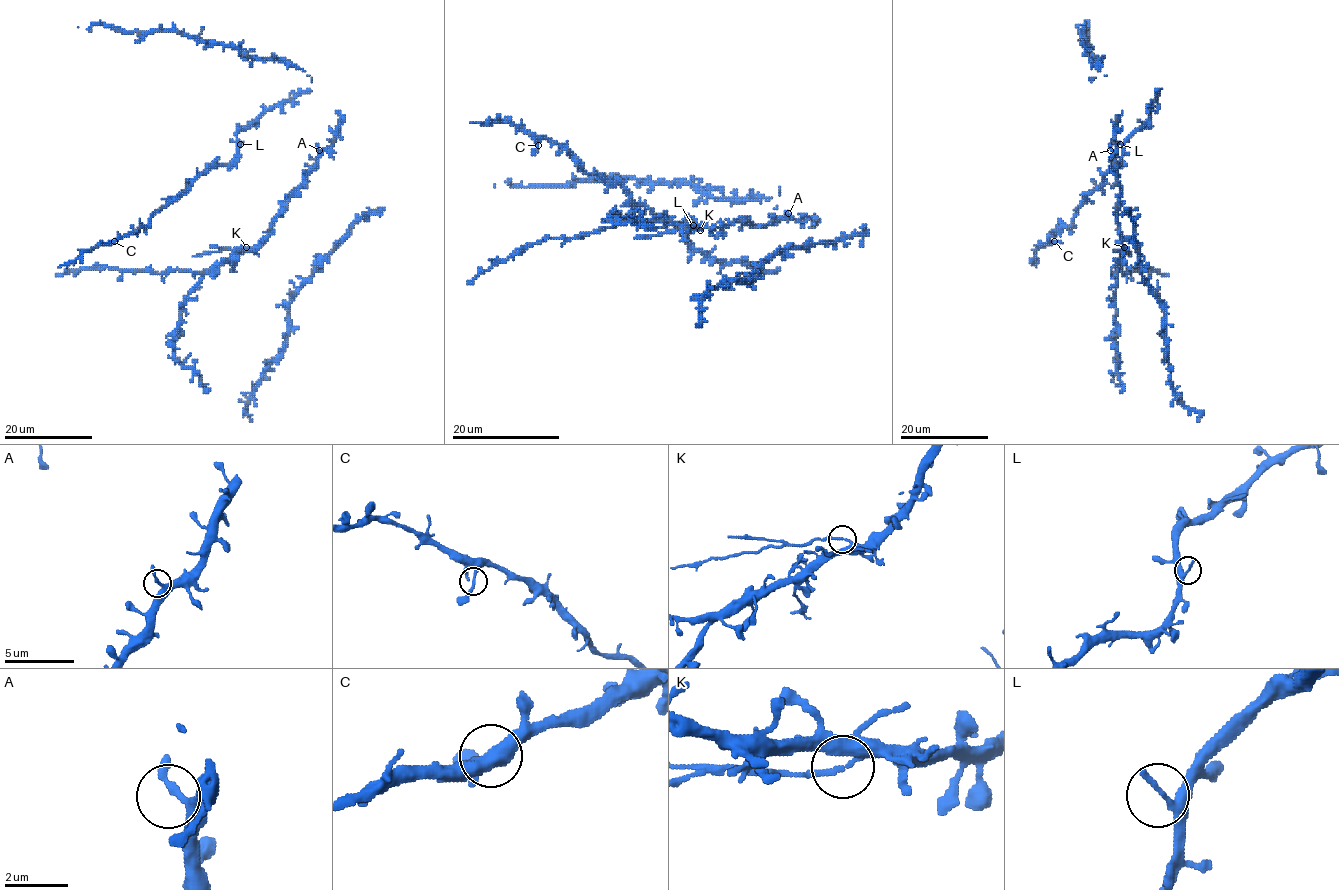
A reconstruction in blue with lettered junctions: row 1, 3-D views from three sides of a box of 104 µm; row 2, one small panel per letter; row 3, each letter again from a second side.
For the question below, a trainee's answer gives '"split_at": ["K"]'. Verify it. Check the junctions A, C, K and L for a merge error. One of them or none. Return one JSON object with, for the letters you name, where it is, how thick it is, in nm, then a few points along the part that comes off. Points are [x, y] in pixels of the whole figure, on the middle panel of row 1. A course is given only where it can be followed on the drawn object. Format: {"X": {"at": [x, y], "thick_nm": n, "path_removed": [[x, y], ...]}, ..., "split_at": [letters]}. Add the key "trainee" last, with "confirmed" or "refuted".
{"K": {"at": [700, 230], "thick_nm": 150, "path_removed": [[699, 229], [634, 239]]}, "split_at": ["K"], "trainee": "confirmed"}

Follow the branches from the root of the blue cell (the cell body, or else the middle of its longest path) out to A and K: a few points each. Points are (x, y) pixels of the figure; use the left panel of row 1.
A: (336, 111), (341, 118), (337, 136), (328, 146), (319, 150)
K: (336, 111), (341, 118), (337, 136), (319, 155), (317, 164), (292, 194), (271, 231), (252, 249), (246, 247)

